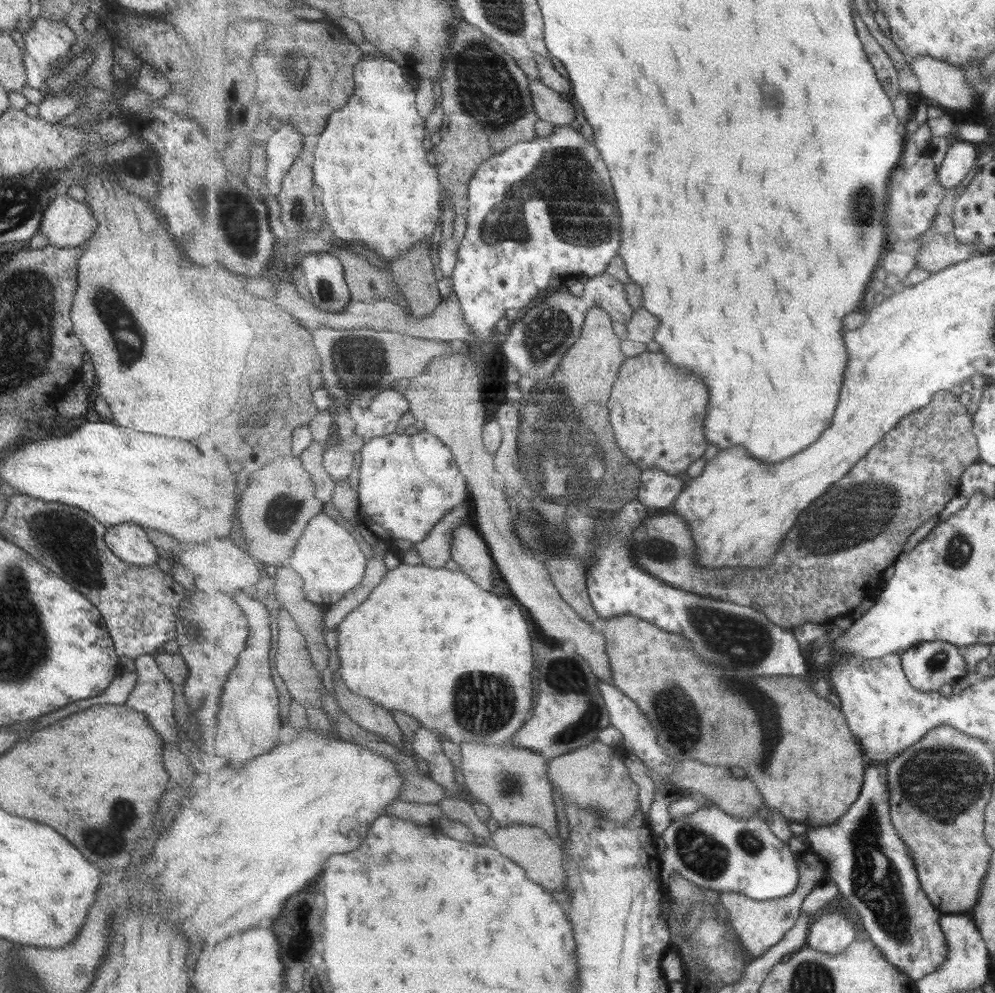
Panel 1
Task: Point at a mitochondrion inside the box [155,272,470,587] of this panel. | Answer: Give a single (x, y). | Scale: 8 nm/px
(361, 361)

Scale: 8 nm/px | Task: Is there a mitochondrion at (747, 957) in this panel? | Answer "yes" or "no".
no

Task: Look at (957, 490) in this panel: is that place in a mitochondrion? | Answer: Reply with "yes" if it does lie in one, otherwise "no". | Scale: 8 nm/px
no

